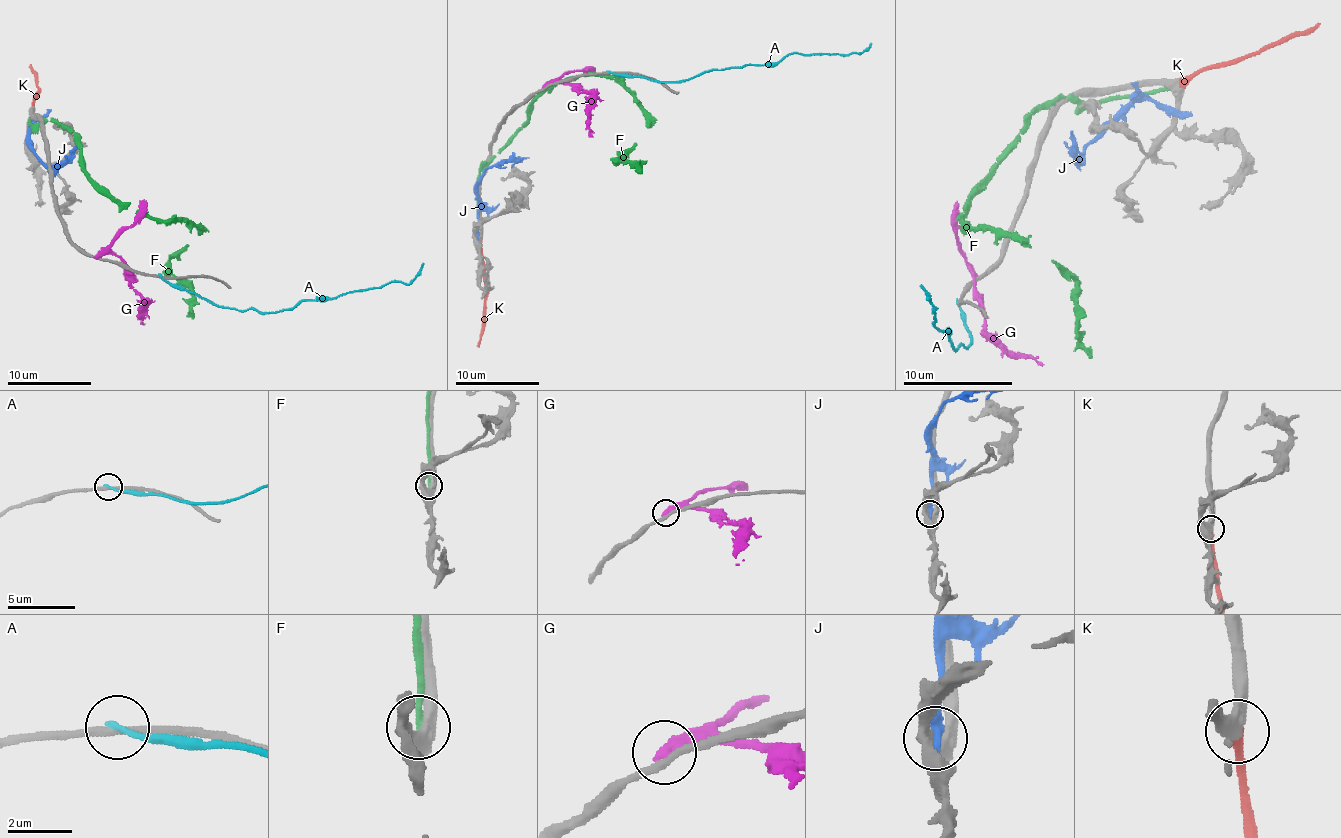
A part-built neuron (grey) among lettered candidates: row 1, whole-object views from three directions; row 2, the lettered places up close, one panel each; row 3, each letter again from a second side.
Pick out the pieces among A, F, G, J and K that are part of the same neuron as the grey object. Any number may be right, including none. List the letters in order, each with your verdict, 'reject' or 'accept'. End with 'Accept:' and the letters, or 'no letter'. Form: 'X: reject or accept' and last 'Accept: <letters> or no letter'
A: reject
F: reject
G: reject
J: reject
K: accept
Accept: K

